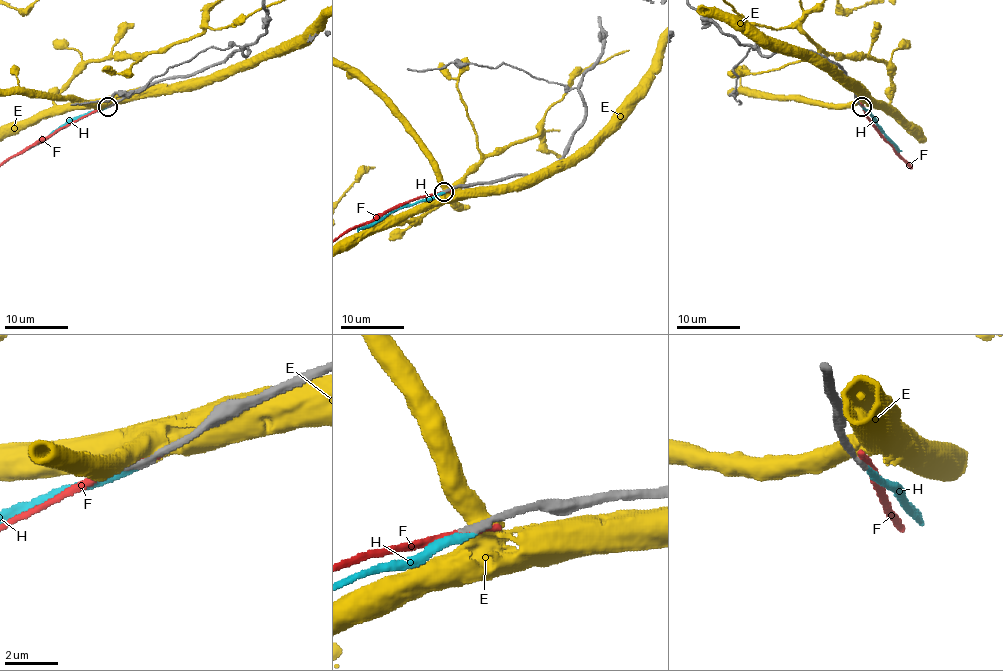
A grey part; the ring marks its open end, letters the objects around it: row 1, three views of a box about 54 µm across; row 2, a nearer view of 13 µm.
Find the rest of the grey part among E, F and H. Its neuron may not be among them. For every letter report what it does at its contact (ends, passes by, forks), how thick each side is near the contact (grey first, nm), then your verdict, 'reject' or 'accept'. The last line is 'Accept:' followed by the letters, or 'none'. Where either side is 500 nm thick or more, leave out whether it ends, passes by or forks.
E: it forks; calibres 220 and 460 nm; reject
F: it ends; calibres 260 and 400 nm; reject
H: it ends; calibres 240 and 260 nm; accept
Accept: H

